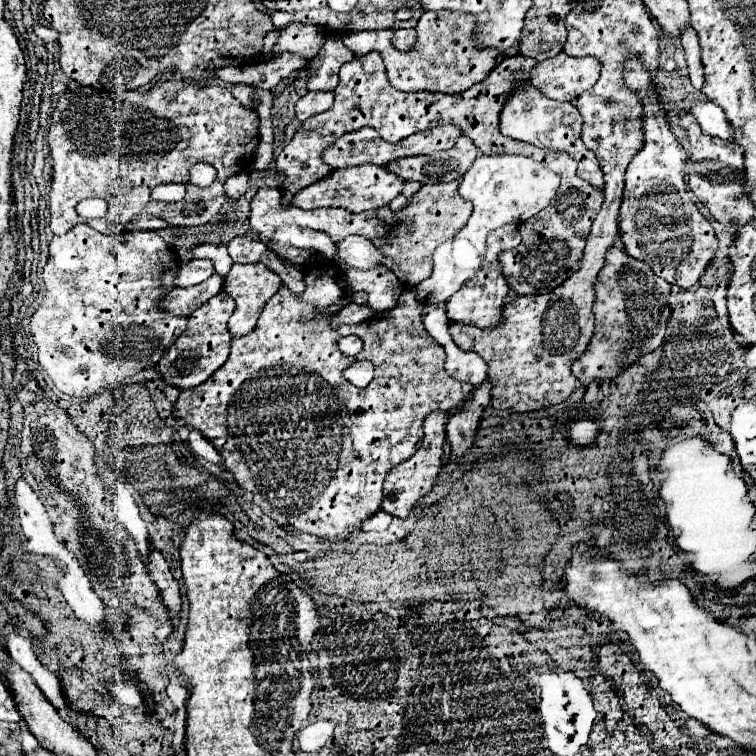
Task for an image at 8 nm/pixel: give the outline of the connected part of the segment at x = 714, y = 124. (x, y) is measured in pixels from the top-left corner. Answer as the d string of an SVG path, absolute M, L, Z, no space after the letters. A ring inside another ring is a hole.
M696 102L696 108L692 110L692 116L698 120L702 130L710 136L722 138L722 140L734 140L734 126L728 122L724 110L714 102Z

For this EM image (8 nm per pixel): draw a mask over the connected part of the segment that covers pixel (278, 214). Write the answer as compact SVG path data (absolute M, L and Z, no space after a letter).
M458 180L448 184L424 184L412 196L408 206L400 212L390 210L388 206L366 210L360 214L352 214L342 208L316 208L316 210L298 210L296 206L282 206L280 204L280 190L274 186L262 186L258 194L252 198L252 212L250 212L250 230L260 236L260 242L265 244L270 240L270 234L282 224L298 224L318 232L324 232L332 238L334 244L342 242L350 234L364 236L372 240L384 252L384 262L392 268L398 280L406 286L416 286L426 280L432 272L432 254L434 250L454 238L462 226L468 222L472 214L472 202L464 200L458 194Z

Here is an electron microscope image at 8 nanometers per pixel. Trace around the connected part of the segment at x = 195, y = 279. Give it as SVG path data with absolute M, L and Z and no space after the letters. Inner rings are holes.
M190 260L180 266L174 286L186 288L208 280L214 274L214 264L210 260Z

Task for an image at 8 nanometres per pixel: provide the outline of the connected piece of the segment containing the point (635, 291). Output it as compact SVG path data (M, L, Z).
M610 248L606 254L606 266L600 270L596 280L596 300L594 300L594 336L586 348L586 352L572 364L574 376L582 382L584 388L588 388L592 382L610 382L620 372L624 372L628 366L636 364L636 360L648 352L654 352L666 334L668 326L668 314L670 314L670 300L672 286L656 276L652 268L644 262L634 260L632 256L626 256L624 250Z

